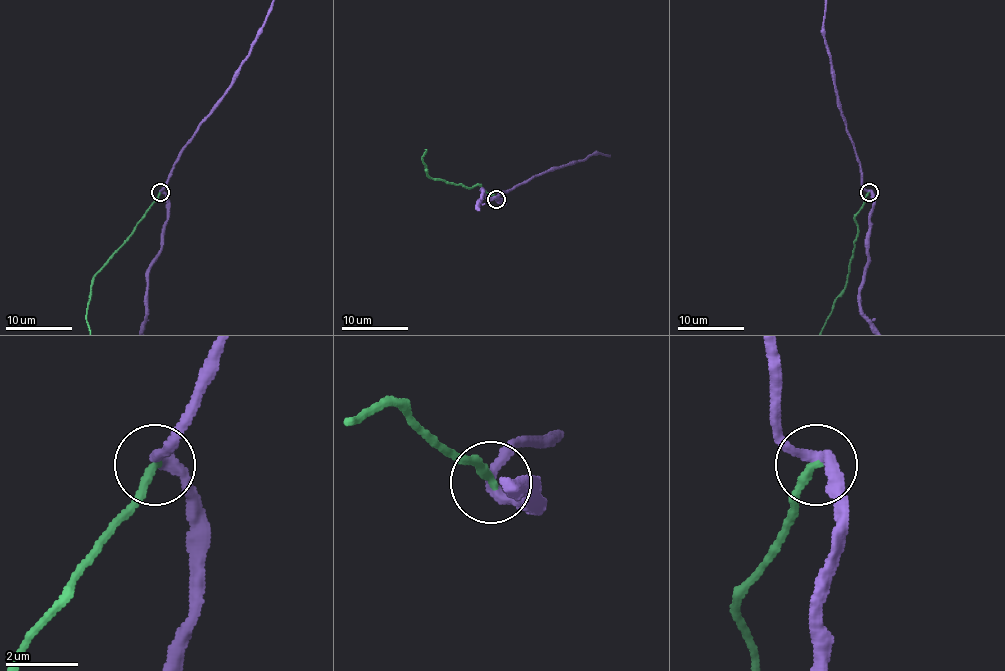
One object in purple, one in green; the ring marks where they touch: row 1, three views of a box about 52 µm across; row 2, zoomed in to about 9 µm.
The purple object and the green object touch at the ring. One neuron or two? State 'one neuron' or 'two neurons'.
one neuron

